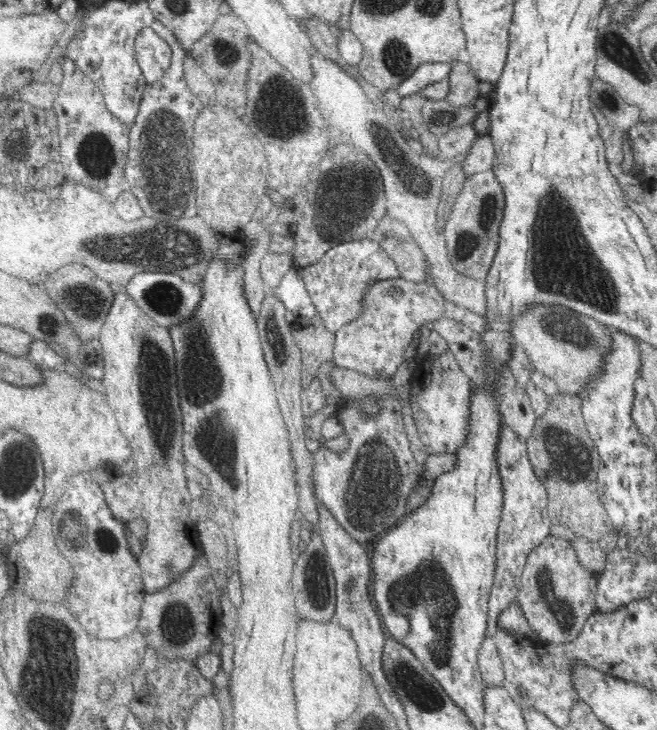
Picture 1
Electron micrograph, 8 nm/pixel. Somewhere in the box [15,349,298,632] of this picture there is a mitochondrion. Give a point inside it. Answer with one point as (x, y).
(78, 529)

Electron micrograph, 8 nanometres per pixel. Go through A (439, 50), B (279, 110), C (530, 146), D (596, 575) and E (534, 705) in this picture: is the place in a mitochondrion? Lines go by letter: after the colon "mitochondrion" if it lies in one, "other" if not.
A: other
B: mitochondrion
C: other
D: other
E: other

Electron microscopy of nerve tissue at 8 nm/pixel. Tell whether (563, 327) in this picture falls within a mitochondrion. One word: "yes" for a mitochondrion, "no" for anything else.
yes

